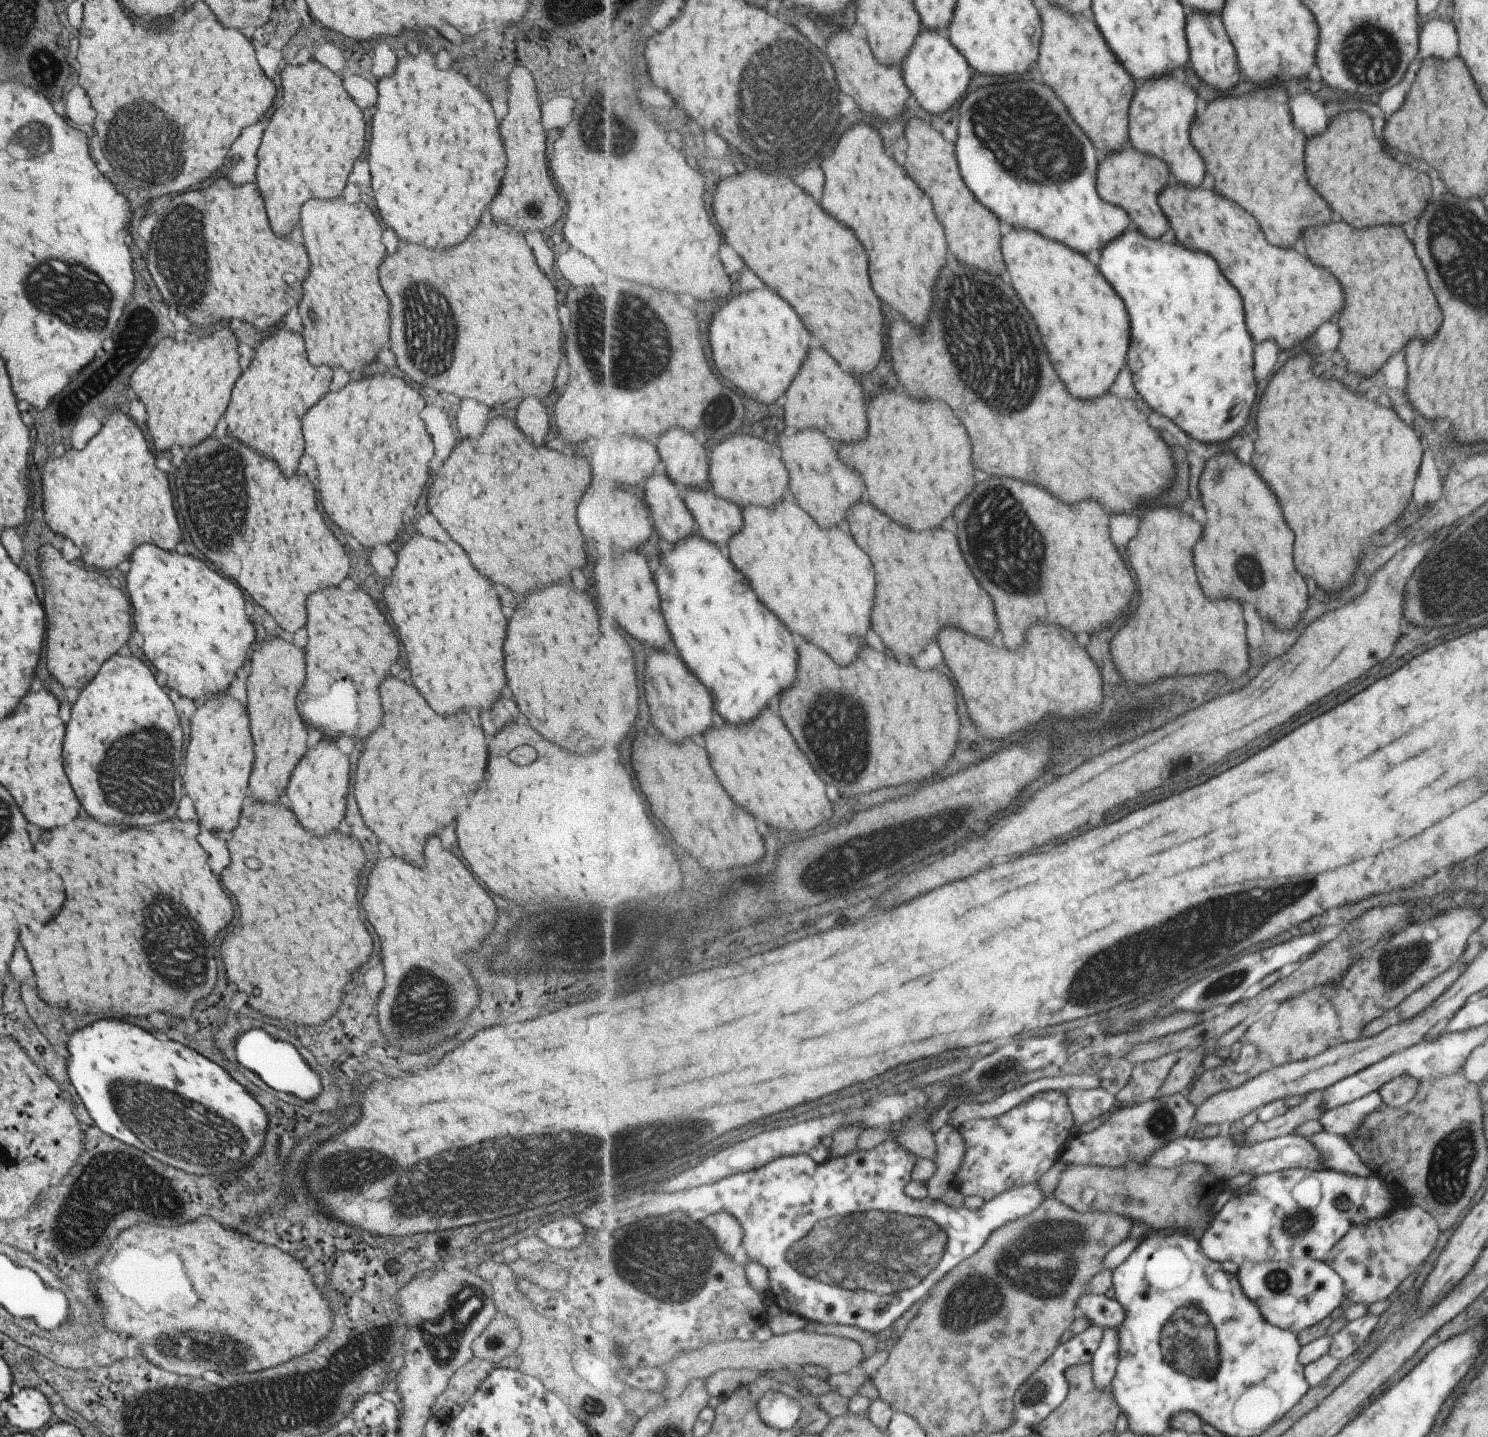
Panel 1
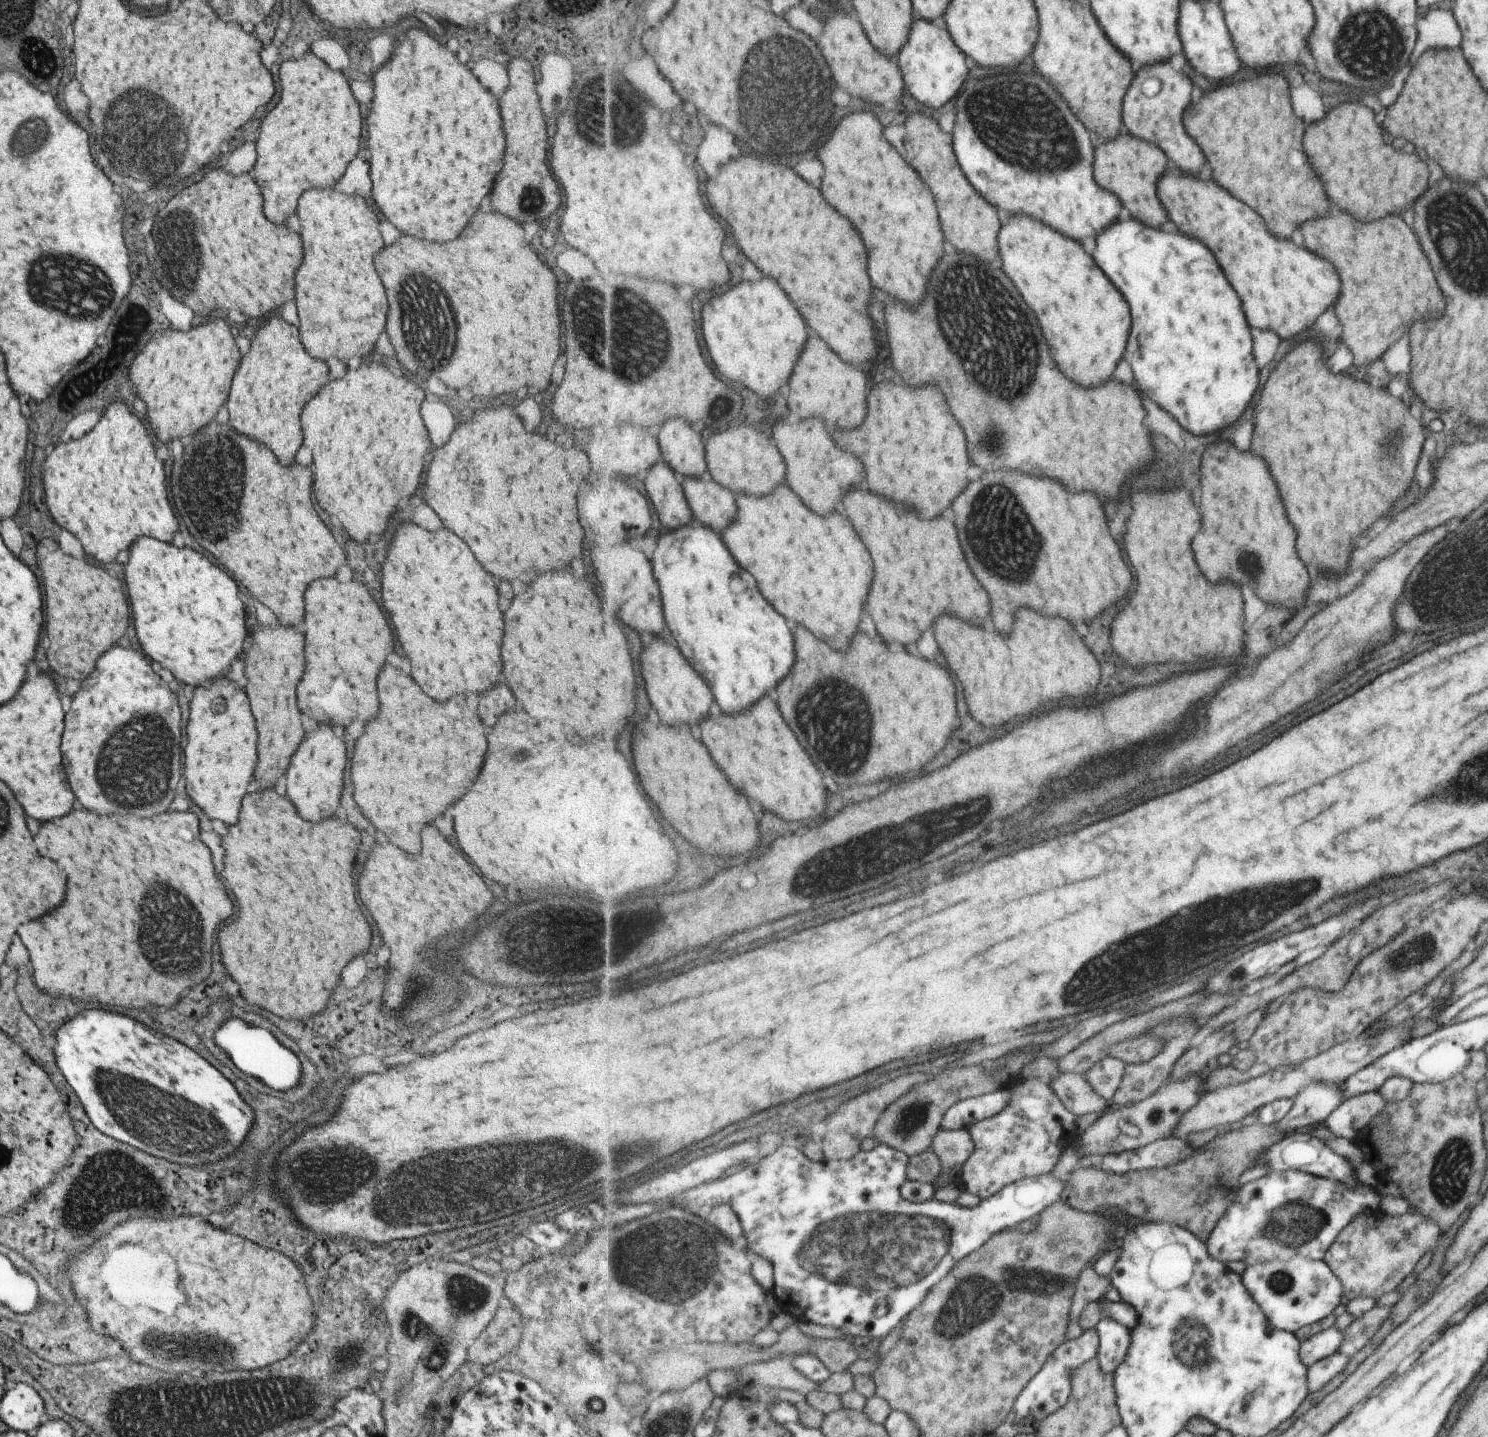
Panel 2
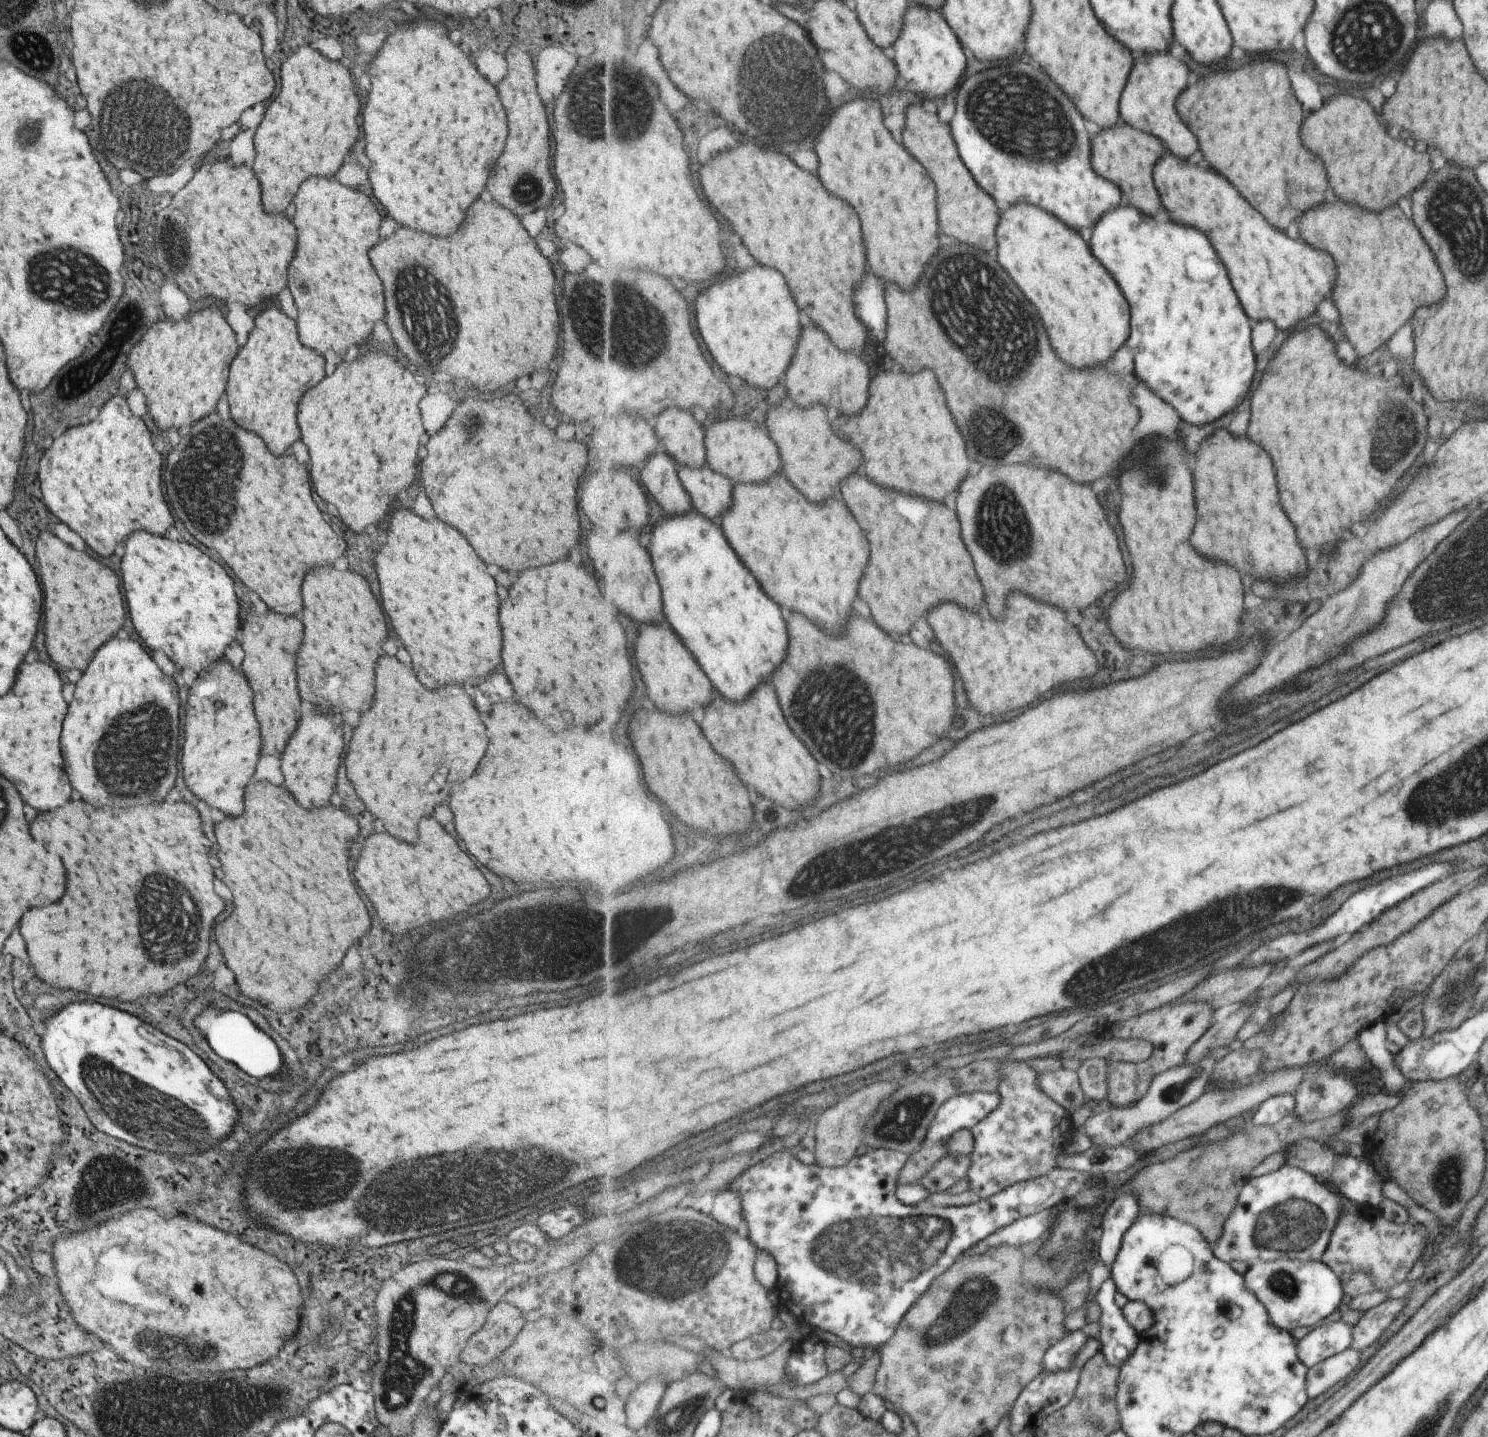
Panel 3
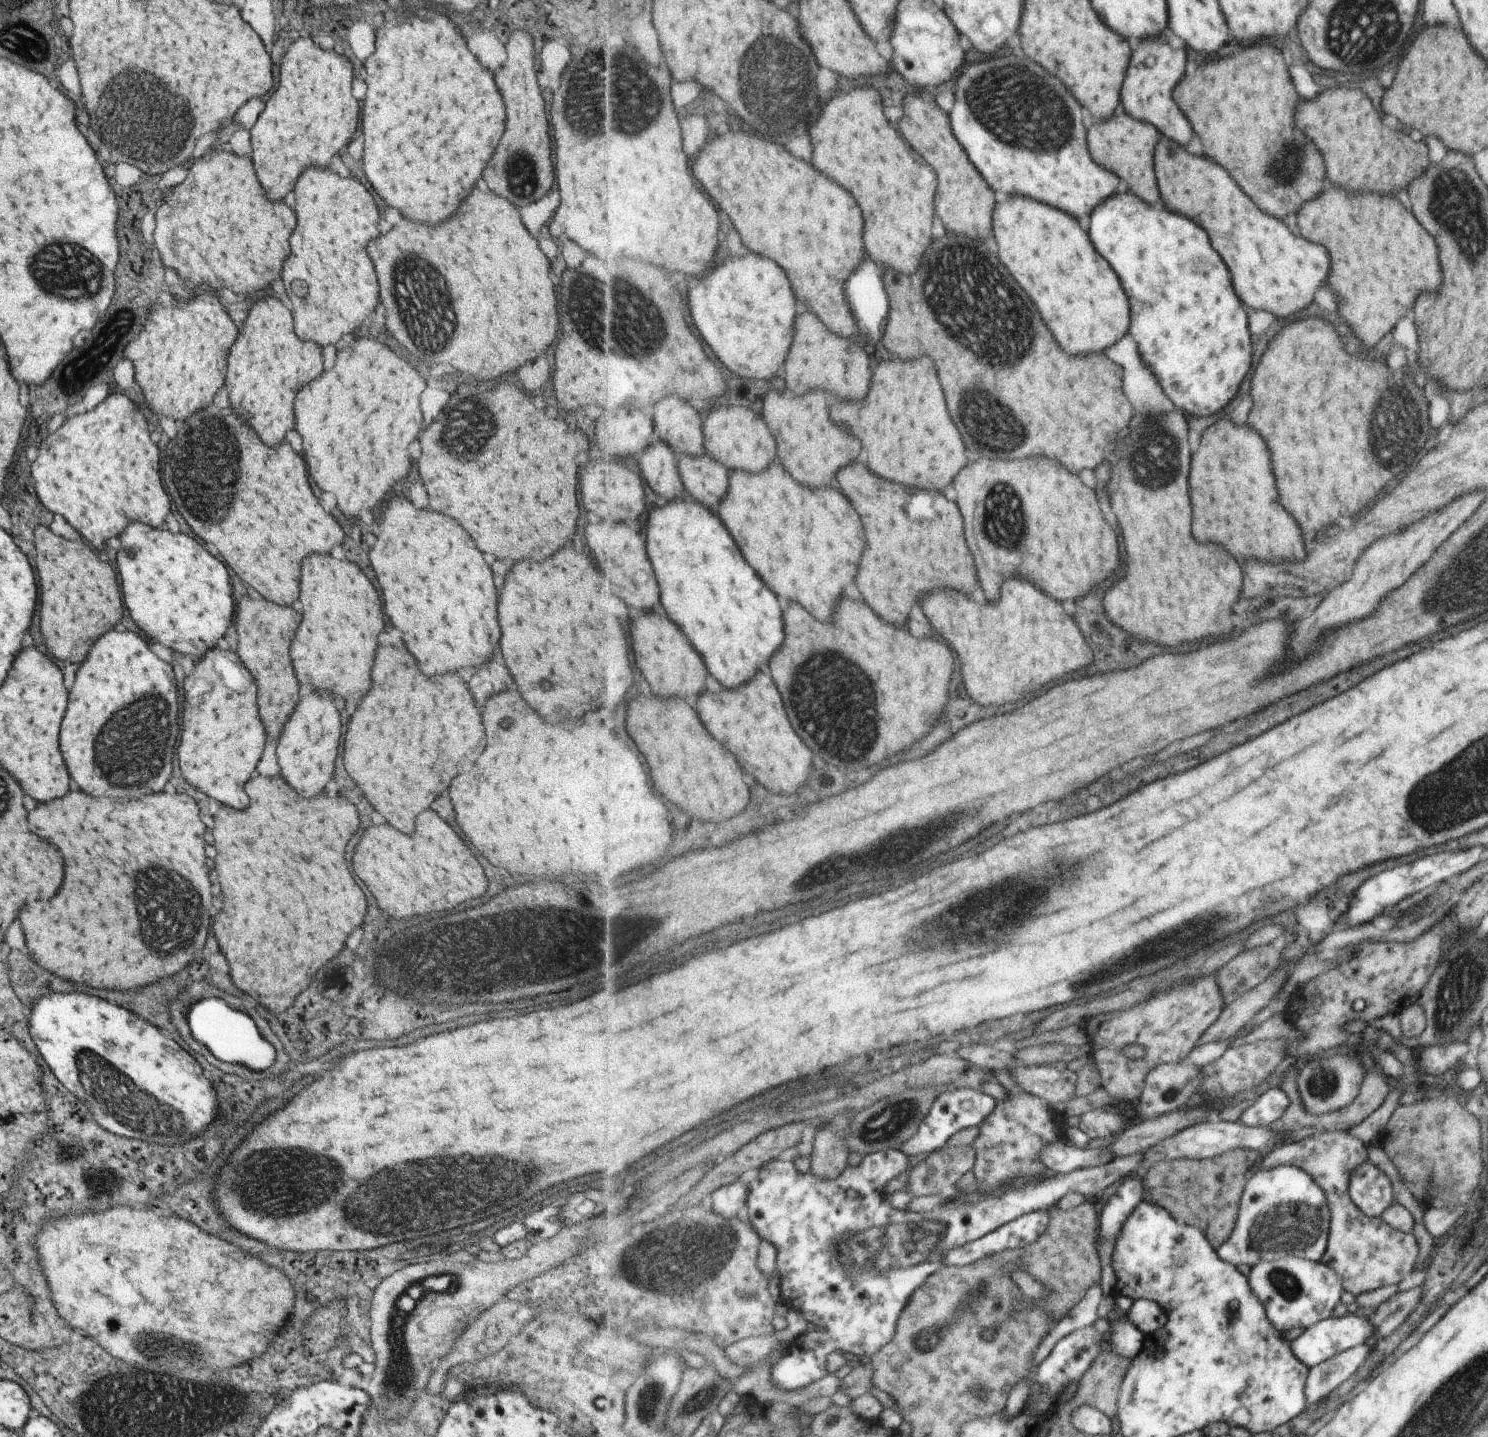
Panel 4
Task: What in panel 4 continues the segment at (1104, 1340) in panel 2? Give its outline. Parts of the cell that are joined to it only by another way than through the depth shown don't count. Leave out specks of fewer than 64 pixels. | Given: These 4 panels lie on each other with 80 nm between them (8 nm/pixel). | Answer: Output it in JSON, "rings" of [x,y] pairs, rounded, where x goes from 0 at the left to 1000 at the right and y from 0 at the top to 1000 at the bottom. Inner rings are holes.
{"rings":[[[768,816],[761,820],[757,820],[751,826],[745,836],[739,841],[739,865],[738,872],[741,880],[740,896],[742,902],[747,902],[750,896],[751,889],[748,881],[748,873],[757,848],[769,835]],[[749,907],[744,919],[746,925],[744,928],[747,939],[753,944],[762,946],[769,935],[770,928],[767,928],[759,918],[757,914]]]}

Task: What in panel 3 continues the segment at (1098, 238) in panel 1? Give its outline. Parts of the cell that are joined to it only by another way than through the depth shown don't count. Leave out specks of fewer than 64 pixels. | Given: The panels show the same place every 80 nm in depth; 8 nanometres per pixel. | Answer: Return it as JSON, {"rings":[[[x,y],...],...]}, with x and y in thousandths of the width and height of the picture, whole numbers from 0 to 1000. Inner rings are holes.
{"rings":[[[685,39],[669,42],[669,47],[649,56],[642,65],[642,79],[640,84],[641,97],[647,106],[648,113],[658,129],[671,142],[698,142],[724,161],[735,159],[742,149],[755,141],[754,132],[746,125],[738,122],[734,113],[735,100],[729,89],[728,81],[717,65],[698,47],[693,45],[681,45]]]}

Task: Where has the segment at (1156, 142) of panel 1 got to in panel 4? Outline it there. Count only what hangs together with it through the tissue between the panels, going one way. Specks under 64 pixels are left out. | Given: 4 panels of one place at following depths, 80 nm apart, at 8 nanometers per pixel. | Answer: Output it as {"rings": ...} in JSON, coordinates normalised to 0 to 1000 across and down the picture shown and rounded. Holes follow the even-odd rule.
{"rings":[[[782,25],[770,27],[765,31],[763,35],[761,35],[757,57],[755,58],[753,71],[758,80],[763,84],[774,86],[780,93],[783,93],[784,96],[790,97],[794,102],[798,102],[803,95],[799,84],[788,70],[788,63],[796,54],[796,47],[798,47],[798,38],[795,35],[788,35],[783,29]]]}

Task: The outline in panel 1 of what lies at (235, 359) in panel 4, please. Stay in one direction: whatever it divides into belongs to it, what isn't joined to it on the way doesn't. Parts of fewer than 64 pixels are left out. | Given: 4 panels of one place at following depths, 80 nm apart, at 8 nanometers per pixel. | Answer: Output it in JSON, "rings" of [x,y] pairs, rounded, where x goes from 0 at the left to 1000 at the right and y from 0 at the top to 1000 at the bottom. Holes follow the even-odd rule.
{"rings":[[[192,230],[185,231],[173,241],[167,256],[158,264],[155,270],[155,277],[150,292],[157,305],[185,320],[190,331],[197,331],[204,316],[201,292],[204,287],[220,273],[222,257],[218,255],[210,256],[205,248],[202,234]]]}

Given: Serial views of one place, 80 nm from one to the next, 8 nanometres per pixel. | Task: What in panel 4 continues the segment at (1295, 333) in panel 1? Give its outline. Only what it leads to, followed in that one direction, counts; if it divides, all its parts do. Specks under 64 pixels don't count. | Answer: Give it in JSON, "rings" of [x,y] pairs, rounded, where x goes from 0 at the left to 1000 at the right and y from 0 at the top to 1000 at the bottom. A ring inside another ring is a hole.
{"rings":[[[781,96],[776,112],[780,138],[787,146],[808,156],[814,161],[814,168],[825,181],[830,202],[839,214],[865,221],[881,212],[893,188],[893,178],[889,171],[868,164],[860,153],[845,145],[823,117],[811,110],[800,109],[787,97]]]}

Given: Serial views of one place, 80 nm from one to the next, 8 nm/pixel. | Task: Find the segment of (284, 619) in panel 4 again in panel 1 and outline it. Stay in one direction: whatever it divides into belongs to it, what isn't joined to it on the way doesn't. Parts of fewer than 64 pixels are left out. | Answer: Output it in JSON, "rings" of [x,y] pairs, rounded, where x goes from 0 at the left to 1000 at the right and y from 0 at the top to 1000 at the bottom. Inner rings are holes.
{"rings":[[[183,444],[177,450],[171,450],[166,463],[165,482],[167,509],[170,514],[171,529],[167,540],[169,557],[186,558],[192,550],[196,536],[206,522],[206,505],[199,495],[198,484],[204,477],[202,452],[189,444]]]}

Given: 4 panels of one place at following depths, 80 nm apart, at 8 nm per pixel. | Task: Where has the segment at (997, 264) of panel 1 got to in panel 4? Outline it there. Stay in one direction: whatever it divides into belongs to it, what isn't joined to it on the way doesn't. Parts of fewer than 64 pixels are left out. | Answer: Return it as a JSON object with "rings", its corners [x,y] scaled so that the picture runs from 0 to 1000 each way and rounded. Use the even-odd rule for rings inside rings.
{"rings":[[[617,64],[607,70],[607,81],[603,85],[606,95],[631,120],[631,150],[638,161],[649,163],[655,167],[663,167],[667,161],[669,144],[671,141],[668,132],[651,111],[640,93],[641,89],[637,80],[630,71],[620,71]]]}

